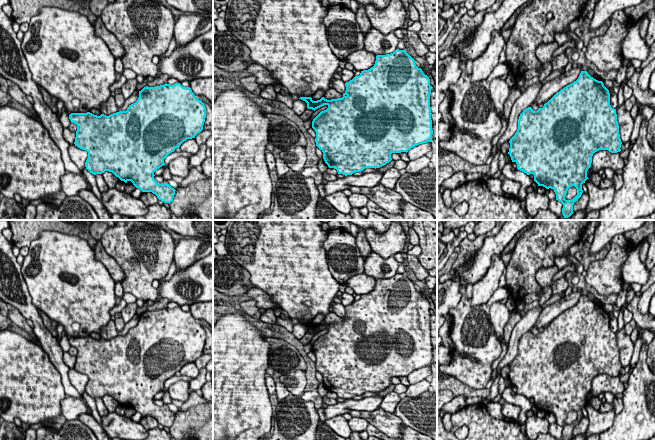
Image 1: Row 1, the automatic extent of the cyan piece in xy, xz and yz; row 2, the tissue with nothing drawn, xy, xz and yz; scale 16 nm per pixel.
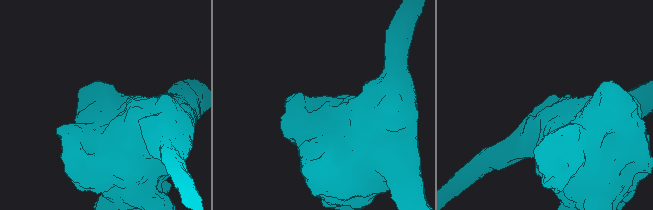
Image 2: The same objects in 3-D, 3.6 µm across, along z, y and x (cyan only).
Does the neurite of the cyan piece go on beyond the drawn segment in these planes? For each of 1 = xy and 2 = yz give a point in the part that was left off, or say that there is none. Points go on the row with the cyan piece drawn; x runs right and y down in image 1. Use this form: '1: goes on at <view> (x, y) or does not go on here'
1: does not go on here
2: does not go on here

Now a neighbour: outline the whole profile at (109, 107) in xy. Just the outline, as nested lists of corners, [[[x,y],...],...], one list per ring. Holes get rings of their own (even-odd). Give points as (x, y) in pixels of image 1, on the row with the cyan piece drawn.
[[[135,90],[133,94],[128,99],[125,100],[124,105],[119,108],[115,103],[115,98],[110,96],[109,99],[101,105],[102,108],[99,110],[101,114],[104,114],[106,116],[109,116],[119,111],[126,111],[131,104],[137,101],[138,97],[139,91]]]

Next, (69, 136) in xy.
[[[64,128],[63,137],[70,145],[72,145],[75,142],[76,133],[71,132],[68,128]]]

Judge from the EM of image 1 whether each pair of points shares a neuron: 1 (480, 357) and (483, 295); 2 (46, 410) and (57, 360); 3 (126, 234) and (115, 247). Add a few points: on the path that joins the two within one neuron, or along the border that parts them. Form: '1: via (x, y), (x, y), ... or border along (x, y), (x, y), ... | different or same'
1: border along (499, 287), (486, 302), (470, 306) | different
2: border along (41, 348), (59, 373), (64, 389) | different
3: via (125, 237), (118, 244) | same

